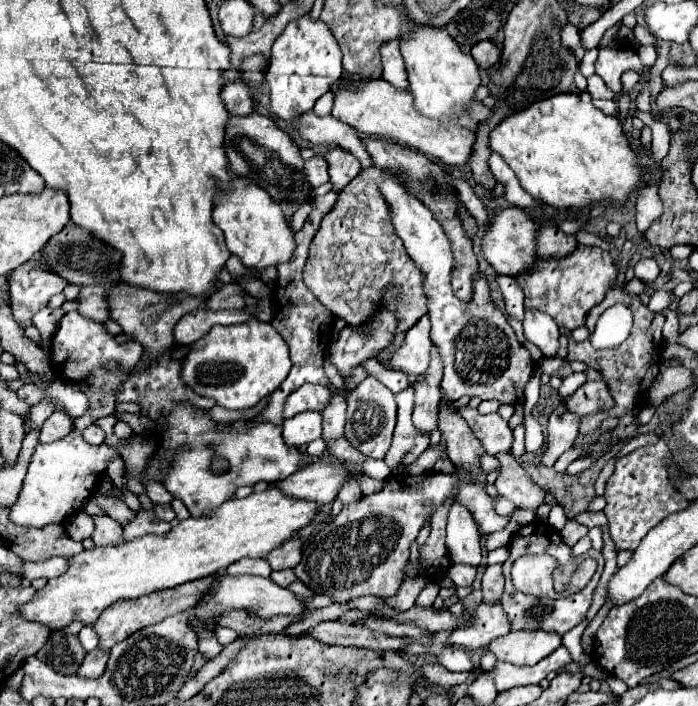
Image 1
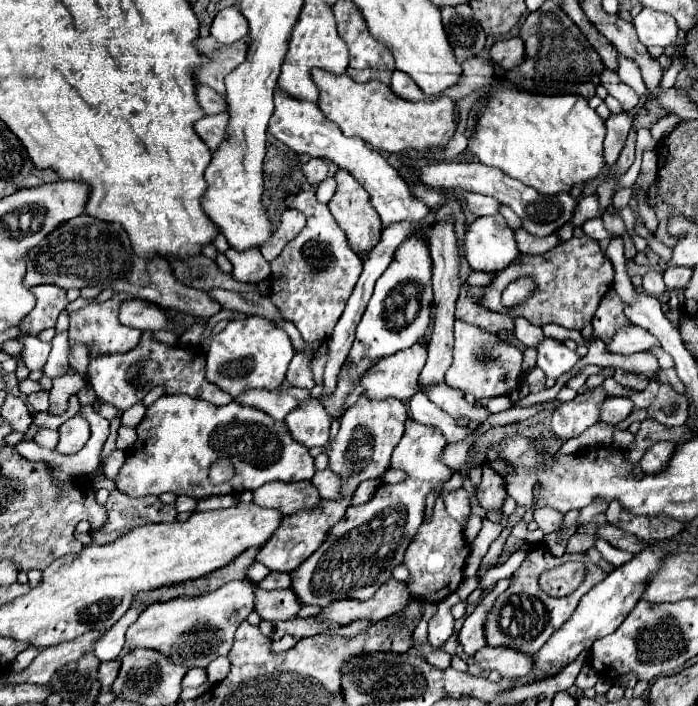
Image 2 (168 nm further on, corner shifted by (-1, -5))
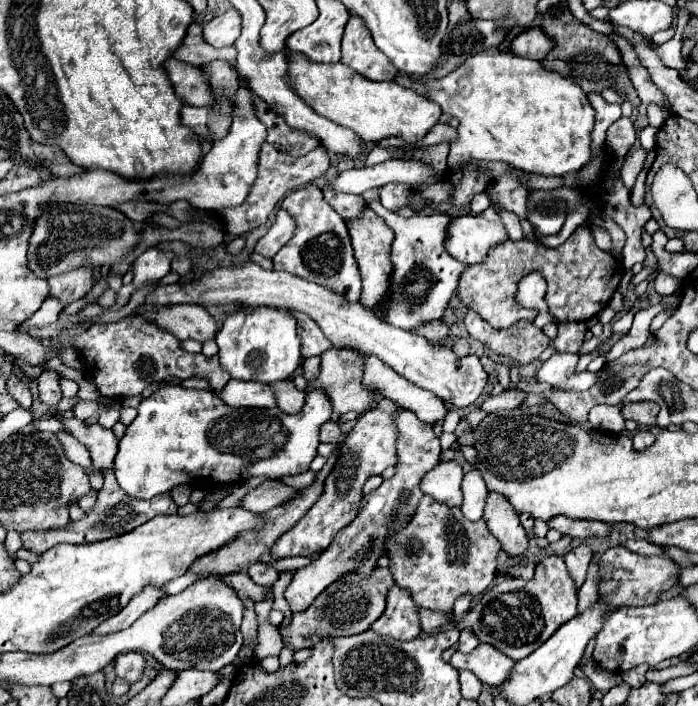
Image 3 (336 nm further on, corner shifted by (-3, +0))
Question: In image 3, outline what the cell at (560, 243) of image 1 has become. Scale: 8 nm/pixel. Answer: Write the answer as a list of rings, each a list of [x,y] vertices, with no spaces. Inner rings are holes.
[[[503,210],[503,212],[501,212],[501,220],[503,220],[503,224],[505,224],[507,234],[509,234],[511,240],[521,240],[521,238],[525,238],[525,234],[523,234],[523,230],[521,230],[521,220],[517,218],[517,214]]]

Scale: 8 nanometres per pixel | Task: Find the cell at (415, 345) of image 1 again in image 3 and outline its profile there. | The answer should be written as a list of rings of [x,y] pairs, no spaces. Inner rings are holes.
[[[331,348],[321,356],[321,374],[315,382],[311,382],[309,390],[325,388],[331,402],[333,412],[365,412],[377,396],[369,396],[365,388],[361,388],[361,354],[349,348]]]

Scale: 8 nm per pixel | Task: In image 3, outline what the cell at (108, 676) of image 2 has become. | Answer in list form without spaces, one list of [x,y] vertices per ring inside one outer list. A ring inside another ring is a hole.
[[[127,652],[117,656],[115,660],[115,674],[121,680],[127,680],[129,684],[133,684],[135,680],[141,678],[145,668],[145,658],[139,652]]]

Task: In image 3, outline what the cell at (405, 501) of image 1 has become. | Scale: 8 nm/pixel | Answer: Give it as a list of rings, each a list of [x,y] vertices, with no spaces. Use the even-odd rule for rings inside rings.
[[[399,412],[397,414],[397,428],[399,428],[399,438],[397,438],[397,472],[391,480],[385,480],[377,490],[373,490],[371,494],[365,494],[359,506],[359,514],[357,518],[347,524],[333,540],[333,544],[329,544],[329,548],[325,548],[325,552],[321,552],[309,566],[295,570],[291,584],[285,590],[285,598],[291,606],[293,612],[301,612],[305,608],[309,608],[313,604],[313,600],[335,580],[341,580],[341,576],[345,574],[361,574],[365,578],[369,578],[373,574],[373,570],[377,568],[377,562],[381,556],[387,554],[385,544],[389,542],[391,534],[405,528],[405,524],[409,524],[411,516],[417,510],[417,504],[423,496],[419,484],[421,478],[433,470],[439,464],[439,454],[441,454],[441,446],[439,446],[439,438],[433,432],[433,426],[429,424],[421,424],[421,420],[417,420],[417,416],[413,412]]]

